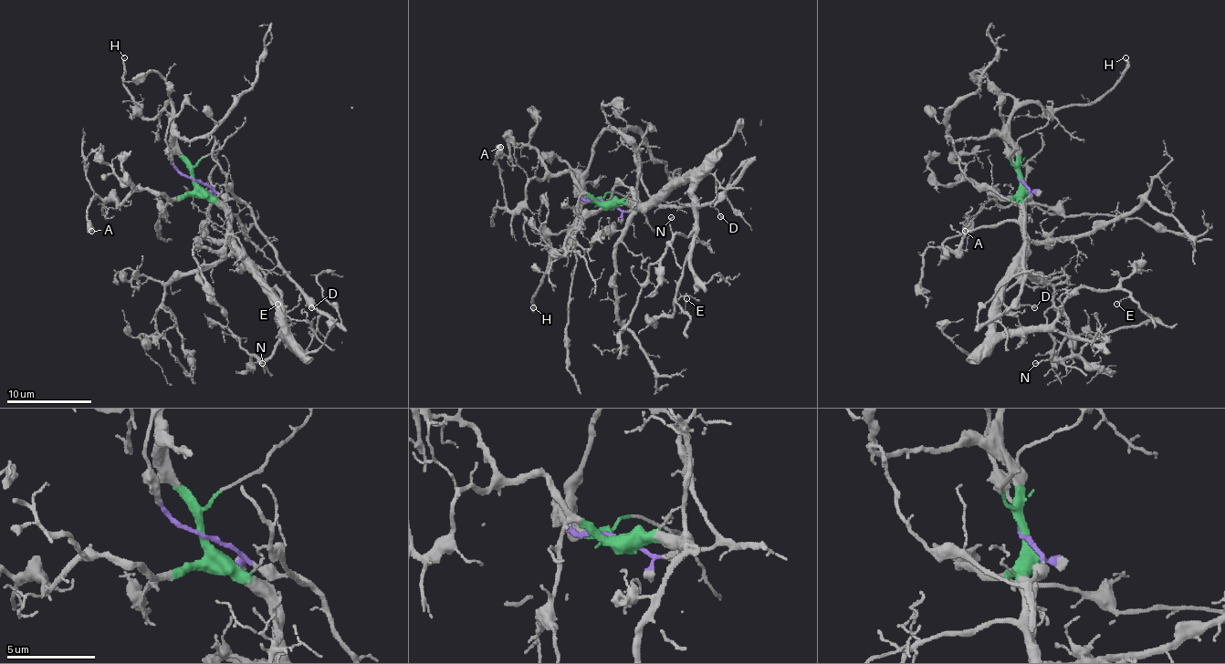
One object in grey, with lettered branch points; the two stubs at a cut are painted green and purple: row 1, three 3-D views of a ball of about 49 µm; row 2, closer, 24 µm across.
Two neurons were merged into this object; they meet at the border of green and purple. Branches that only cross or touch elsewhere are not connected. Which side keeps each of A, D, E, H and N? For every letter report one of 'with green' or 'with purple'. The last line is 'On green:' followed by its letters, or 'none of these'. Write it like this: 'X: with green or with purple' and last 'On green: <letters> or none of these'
A: with green
D: with purple
E: with green
H: with green
N: with green
On green: A, E, H, N

